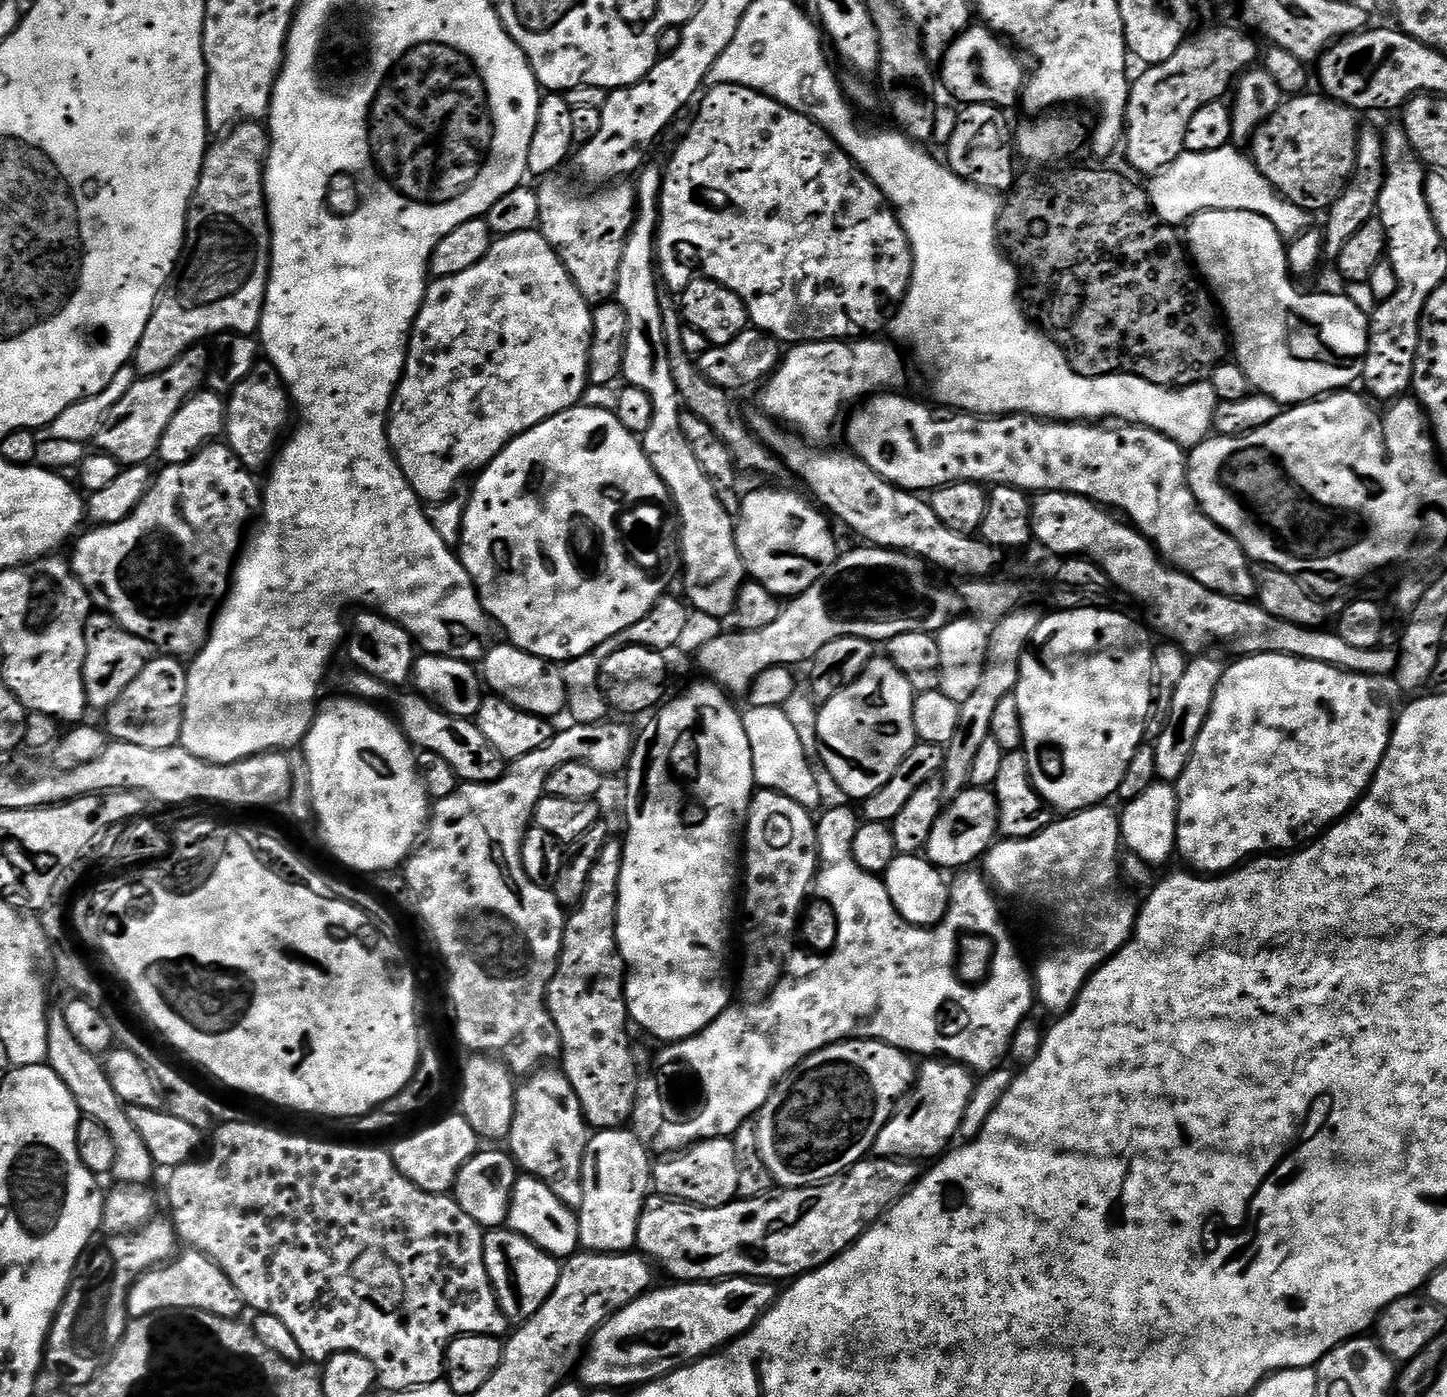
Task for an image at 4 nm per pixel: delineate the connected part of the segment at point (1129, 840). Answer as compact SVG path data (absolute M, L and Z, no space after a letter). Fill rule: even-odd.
M1157 782L1150 790L1138 794L1138 798L1127 801L1123 805L1120 817L1120 838L1125 849L1133 854L1125 853L1122 858L1123 873L1136 884L1153 885L1152 872L1146 864L1164 864L1171 856L1177 855L1176 835L1178 834L1178 798L1176 789L1171 783Z

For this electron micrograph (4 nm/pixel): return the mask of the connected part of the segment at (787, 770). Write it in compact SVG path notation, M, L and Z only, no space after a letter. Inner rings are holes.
M748 708L743 713L746 738L750 738L750 754L754 766L756 788L777 792L786 798L794 798L809 810L816 810L820 804L820 784L812 773L813 761L806 758L802 742L794 731L790 718L786 718L783 708Z

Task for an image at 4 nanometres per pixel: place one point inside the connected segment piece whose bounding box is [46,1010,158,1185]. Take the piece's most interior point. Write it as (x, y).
(82, 1071)

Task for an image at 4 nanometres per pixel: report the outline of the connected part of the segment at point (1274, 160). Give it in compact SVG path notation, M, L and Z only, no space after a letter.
M1296 94L1285 99L1250 141L1250 159L1272 187L1309 214L1323 213L1340 197L1356 165L1357 113L1327 95Z

